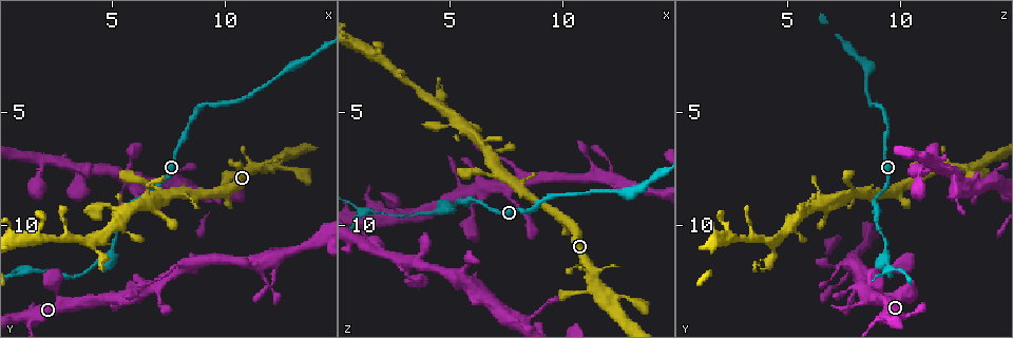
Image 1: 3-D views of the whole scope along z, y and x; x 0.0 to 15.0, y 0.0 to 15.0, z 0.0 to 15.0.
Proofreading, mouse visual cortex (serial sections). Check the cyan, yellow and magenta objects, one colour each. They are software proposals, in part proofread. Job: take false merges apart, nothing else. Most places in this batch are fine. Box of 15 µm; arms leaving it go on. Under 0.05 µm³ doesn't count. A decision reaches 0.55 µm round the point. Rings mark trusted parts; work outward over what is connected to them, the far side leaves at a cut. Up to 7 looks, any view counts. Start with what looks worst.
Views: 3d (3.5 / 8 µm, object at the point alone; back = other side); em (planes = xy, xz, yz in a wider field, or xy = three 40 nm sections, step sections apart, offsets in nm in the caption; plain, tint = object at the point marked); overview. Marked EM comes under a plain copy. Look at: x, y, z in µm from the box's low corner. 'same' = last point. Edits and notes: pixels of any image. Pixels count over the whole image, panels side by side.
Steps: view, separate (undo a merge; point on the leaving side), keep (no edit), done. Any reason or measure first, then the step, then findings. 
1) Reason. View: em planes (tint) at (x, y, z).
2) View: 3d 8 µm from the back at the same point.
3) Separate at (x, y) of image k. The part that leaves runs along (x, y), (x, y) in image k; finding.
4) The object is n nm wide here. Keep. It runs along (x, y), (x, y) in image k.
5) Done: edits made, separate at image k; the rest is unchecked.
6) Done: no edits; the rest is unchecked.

Abrupt turn. View: 3d 8 µm from the back at (4.6, 11.4, 4.3).

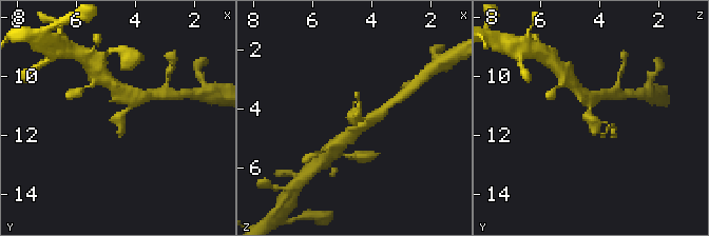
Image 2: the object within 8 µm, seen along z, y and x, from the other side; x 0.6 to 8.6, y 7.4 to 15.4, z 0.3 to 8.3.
Zoom in. View: 3d 3.5 µm at (4.6, 11.4, 4.3).

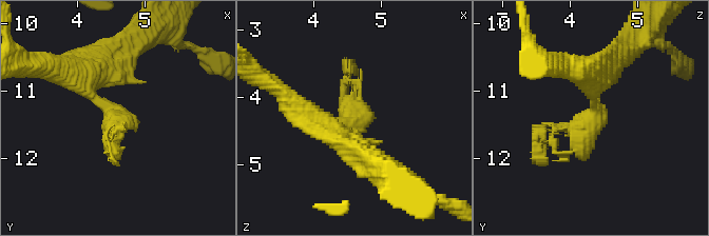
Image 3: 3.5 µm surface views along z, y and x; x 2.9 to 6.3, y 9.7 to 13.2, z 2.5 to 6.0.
Now the EM. View: em planes (tint) at (4.50, 11.40, 4.30).

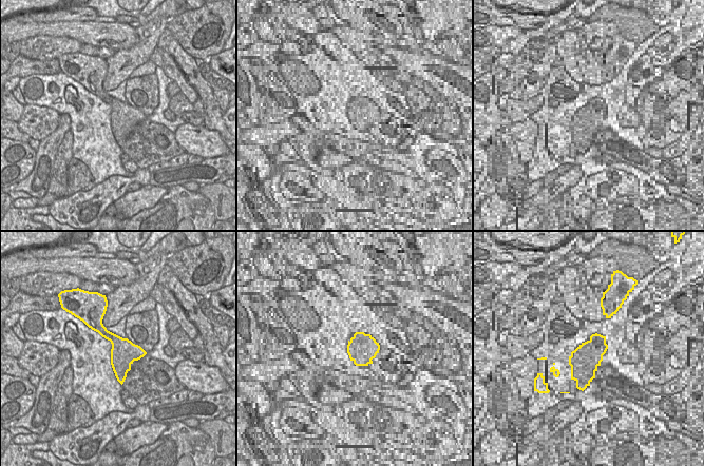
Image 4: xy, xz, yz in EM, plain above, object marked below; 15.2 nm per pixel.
Keep. It runs along (607, 65), (591, 121), (539, 153) in image 3; all the same cell.

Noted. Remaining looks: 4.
Branch point. View: 3d 3.5 µm at (4.6, 11.6, 9.2).

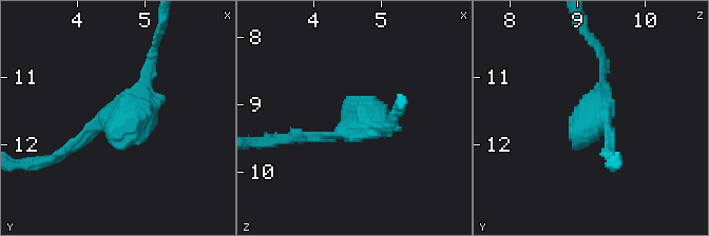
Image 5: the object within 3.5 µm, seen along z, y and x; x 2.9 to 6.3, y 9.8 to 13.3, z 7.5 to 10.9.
View: em xy step 3 (tint) at (4.60, 11.60, 9.35).

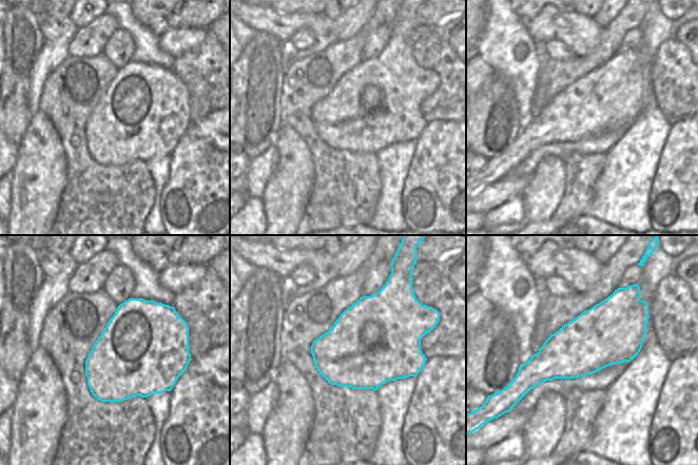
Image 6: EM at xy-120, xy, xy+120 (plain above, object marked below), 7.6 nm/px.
Cut it another way. View: em xy step 1 (tint) at the same point.

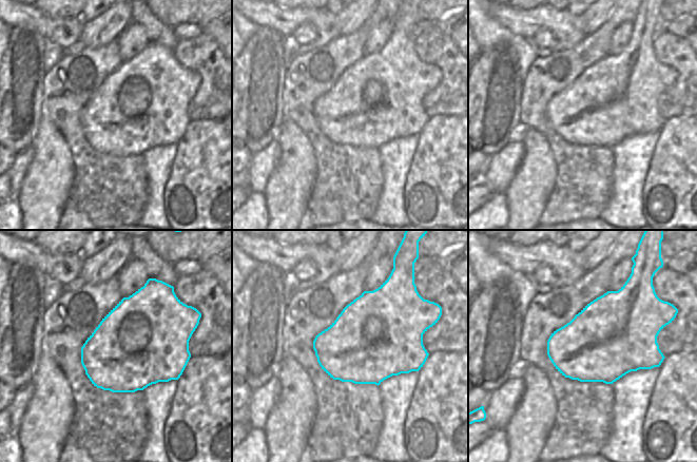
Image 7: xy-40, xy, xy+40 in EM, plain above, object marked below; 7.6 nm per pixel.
Keep. It runs along (152, 56), (133, 104), (61, 153) in image 5; one cell here.

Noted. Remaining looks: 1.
Done: no edits; the rest is unchecked.

